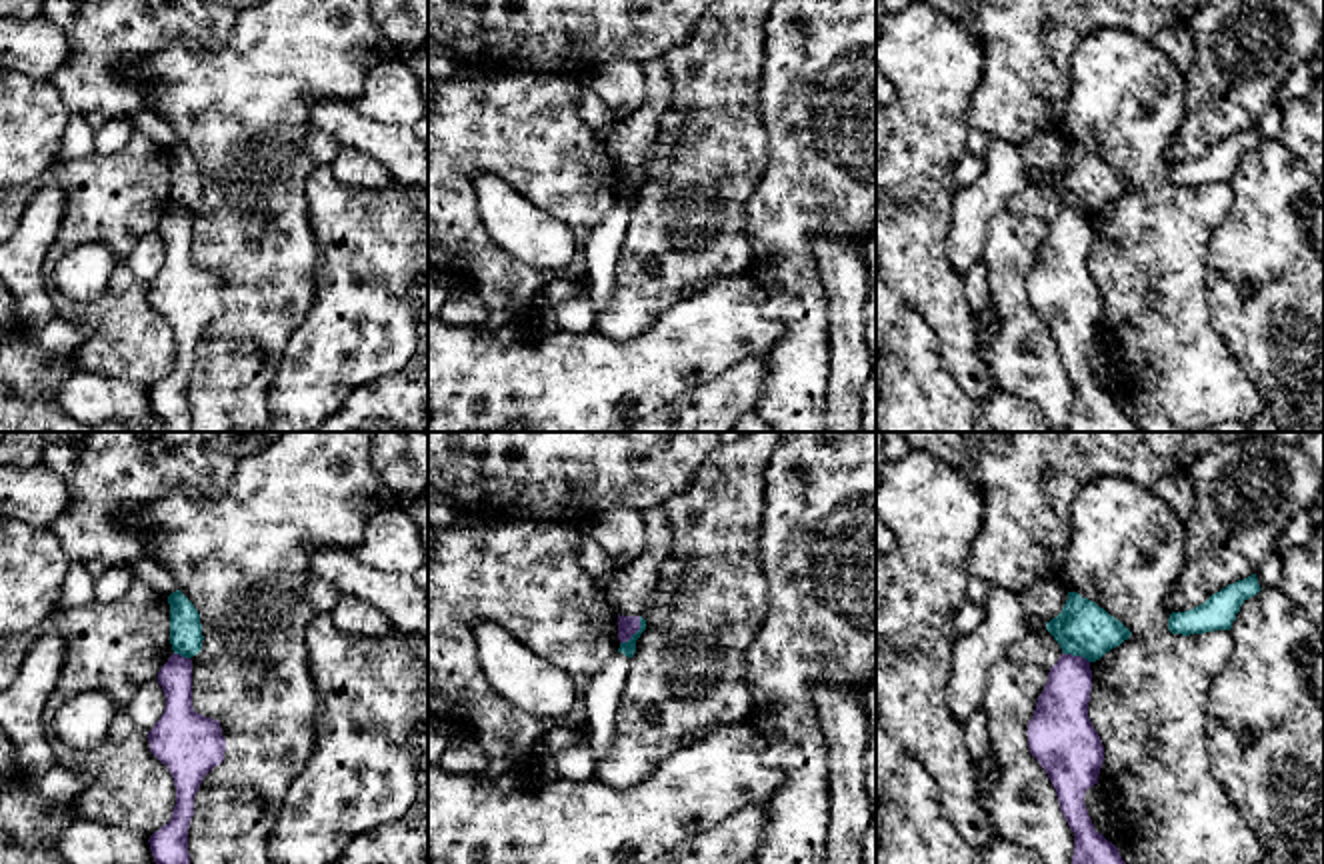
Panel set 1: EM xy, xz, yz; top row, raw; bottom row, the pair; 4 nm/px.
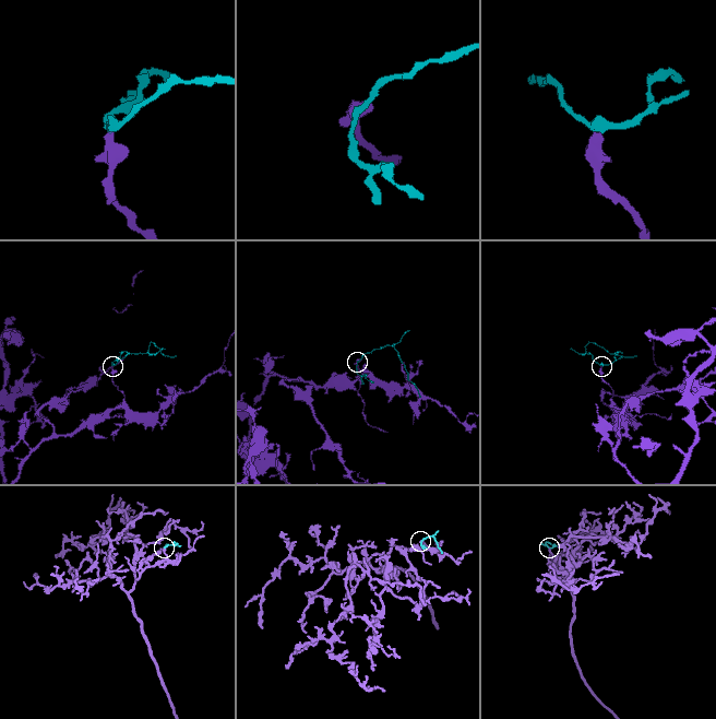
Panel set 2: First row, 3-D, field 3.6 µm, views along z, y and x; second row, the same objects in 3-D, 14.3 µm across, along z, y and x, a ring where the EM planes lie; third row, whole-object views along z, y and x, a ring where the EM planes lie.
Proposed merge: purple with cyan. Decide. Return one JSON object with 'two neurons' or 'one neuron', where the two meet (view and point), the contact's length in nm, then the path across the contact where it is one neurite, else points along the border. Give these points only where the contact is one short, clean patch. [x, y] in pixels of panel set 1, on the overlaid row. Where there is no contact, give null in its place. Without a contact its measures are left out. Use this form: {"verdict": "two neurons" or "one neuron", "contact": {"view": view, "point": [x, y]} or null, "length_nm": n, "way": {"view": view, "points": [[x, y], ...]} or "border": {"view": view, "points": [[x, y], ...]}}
{"verdict": "two neurons", "contact": {"view": "xz", "point": [634, 632]}, "length_nm": 150, "border": {"view": "xz", "points": [[640, 616], [640, 626], [620, 644]]}}

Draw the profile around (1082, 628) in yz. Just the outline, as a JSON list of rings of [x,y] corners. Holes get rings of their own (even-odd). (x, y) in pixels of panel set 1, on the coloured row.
[[[1068,592],[1062,612],[1046,622],[1046,630],[1064,654],[1100,660],[1106,652],[1130,638],[1130,630],[1096,602]]]

